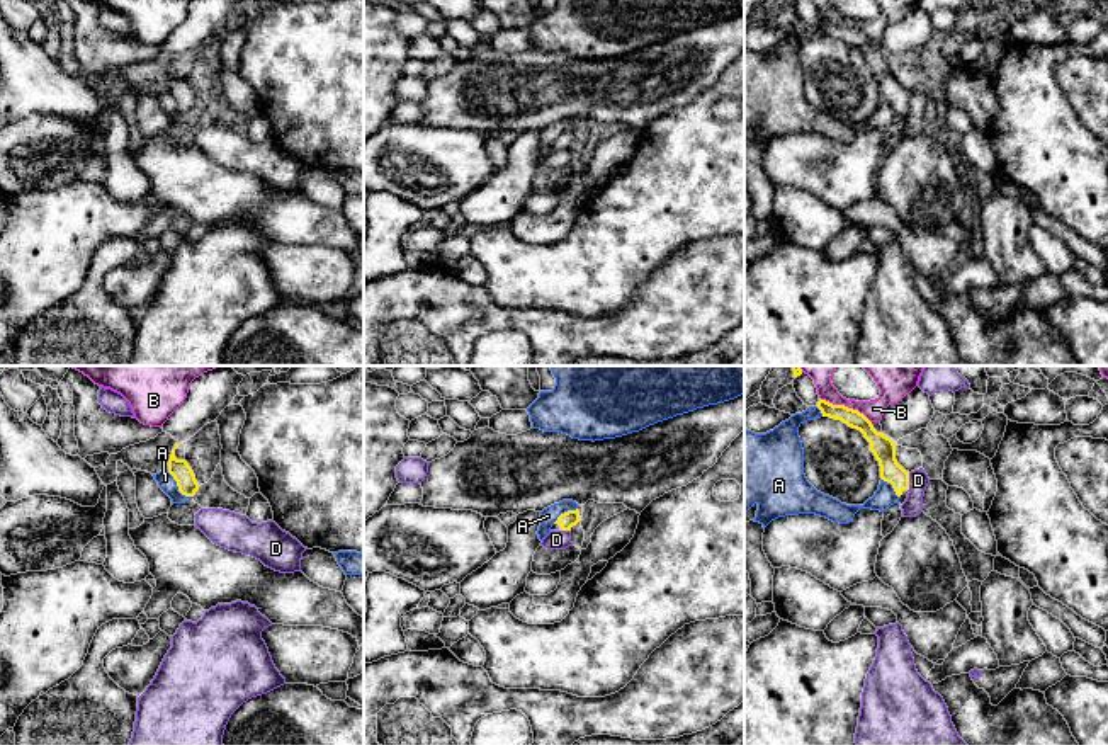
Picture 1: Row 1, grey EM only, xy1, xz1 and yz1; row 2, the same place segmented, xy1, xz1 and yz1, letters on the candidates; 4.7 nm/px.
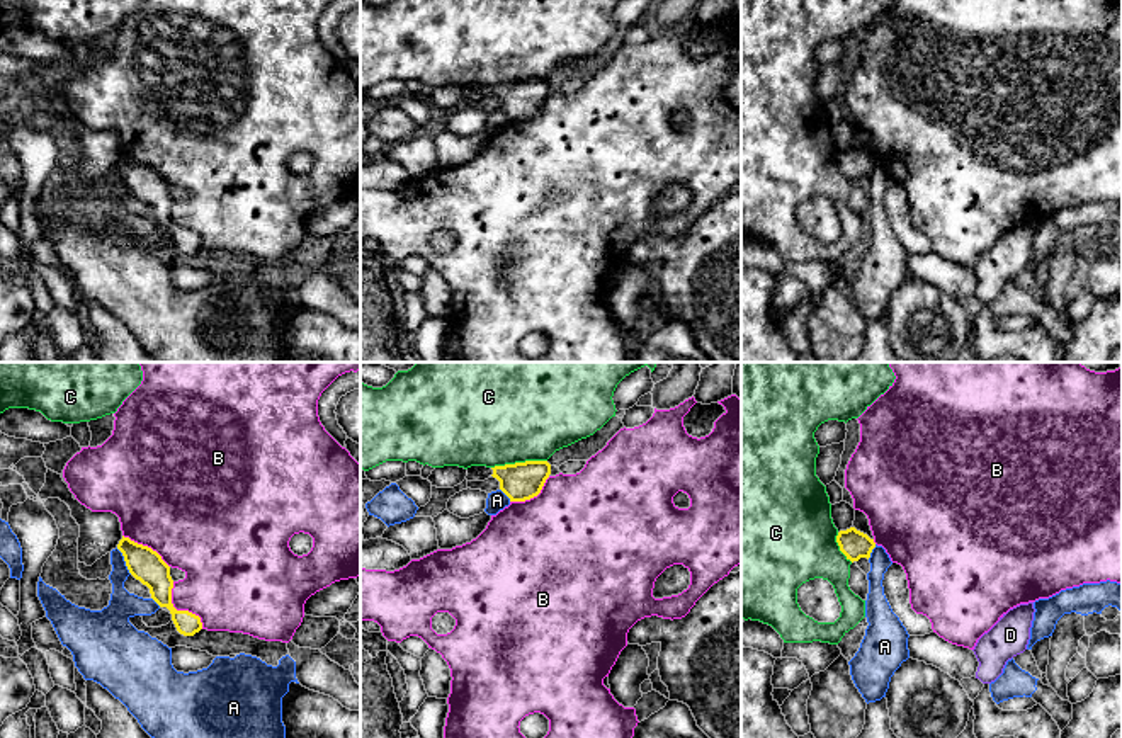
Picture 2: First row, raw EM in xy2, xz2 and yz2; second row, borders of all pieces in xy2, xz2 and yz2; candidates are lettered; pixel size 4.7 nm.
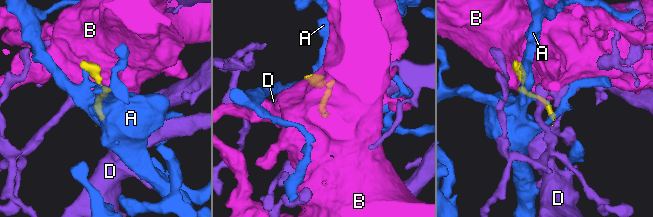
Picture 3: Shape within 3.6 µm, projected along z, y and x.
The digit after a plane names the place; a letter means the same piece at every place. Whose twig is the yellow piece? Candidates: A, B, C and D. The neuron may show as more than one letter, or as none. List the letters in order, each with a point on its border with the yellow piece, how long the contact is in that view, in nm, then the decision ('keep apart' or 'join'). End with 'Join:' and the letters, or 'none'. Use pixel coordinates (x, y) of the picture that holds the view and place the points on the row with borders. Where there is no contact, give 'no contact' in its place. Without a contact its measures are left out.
A: xy1 (177, 485) | 180 nm | keep apart
B: xy2 (181, 611) | 260 nm | keep apart
C: xz2 (519, 463) | 260 nm | keep apart
D: yz1 (908, 482) | 90 nm | keep apart
Join: none

